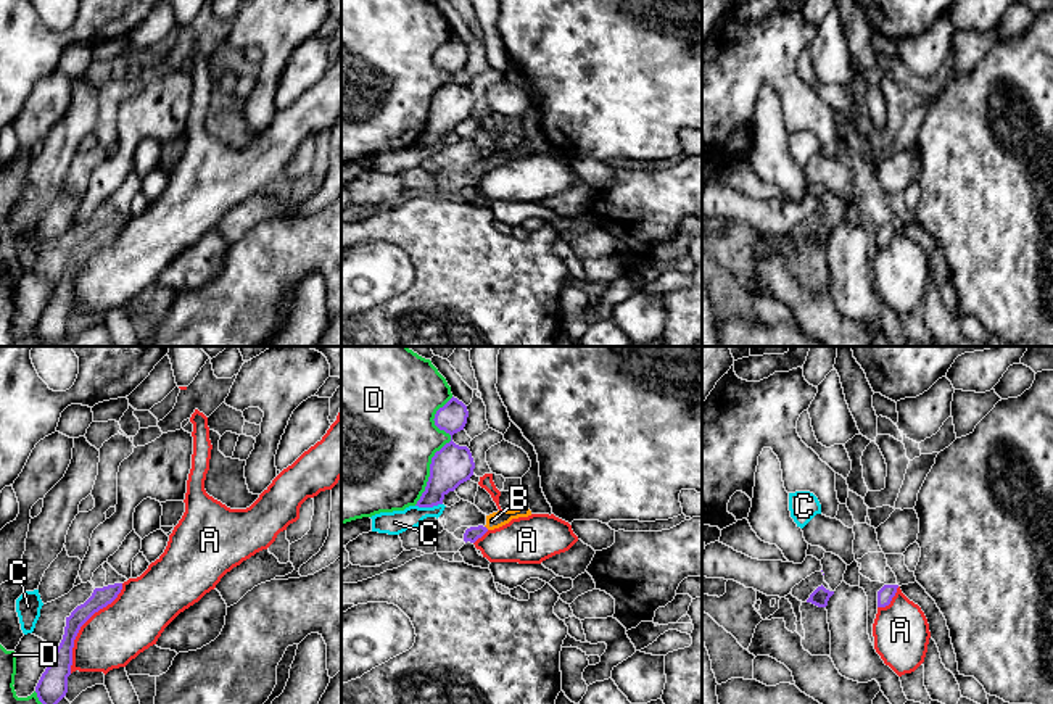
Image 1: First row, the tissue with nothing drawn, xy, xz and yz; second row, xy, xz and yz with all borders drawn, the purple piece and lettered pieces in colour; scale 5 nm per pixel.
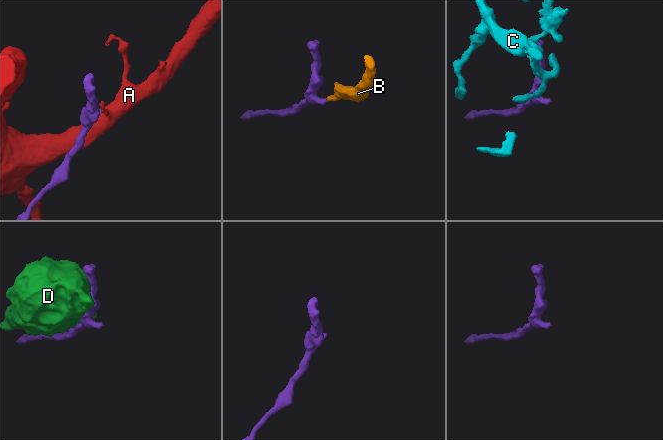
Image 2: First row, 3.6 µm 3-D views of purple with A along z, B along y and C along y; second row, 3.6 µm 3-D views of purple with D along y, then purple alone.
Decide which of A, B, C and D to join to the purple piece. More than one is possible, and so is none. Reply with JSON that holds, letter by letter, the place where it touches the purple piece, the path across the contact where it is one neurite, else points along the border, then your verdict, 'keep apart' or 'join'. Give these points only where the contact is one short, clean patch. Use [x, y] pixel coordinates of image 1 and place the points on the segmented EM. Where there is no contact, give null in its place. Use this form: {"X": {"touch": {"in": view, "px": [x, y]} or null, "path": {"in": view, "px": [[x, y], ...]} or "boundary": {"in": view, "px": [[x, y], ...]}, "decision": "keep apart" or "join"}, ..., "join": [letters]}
{"A": {"touch": {"in": "xy", "px": [82, 624]}, "decision": "keep apart"}, "B": {"touch": null, "decision": "join"}, "C": {"touch": {"in": "xz", "px": [429, 506]}, "boundary": {"in": "xz", "px": [[441, 503], [416, 506]]}, "decision": "keep apart"}, "D": {"touch": {"in": "xz", "px": [441, 448]}, "decision": "keep apart"}, "join": ["B"]}

